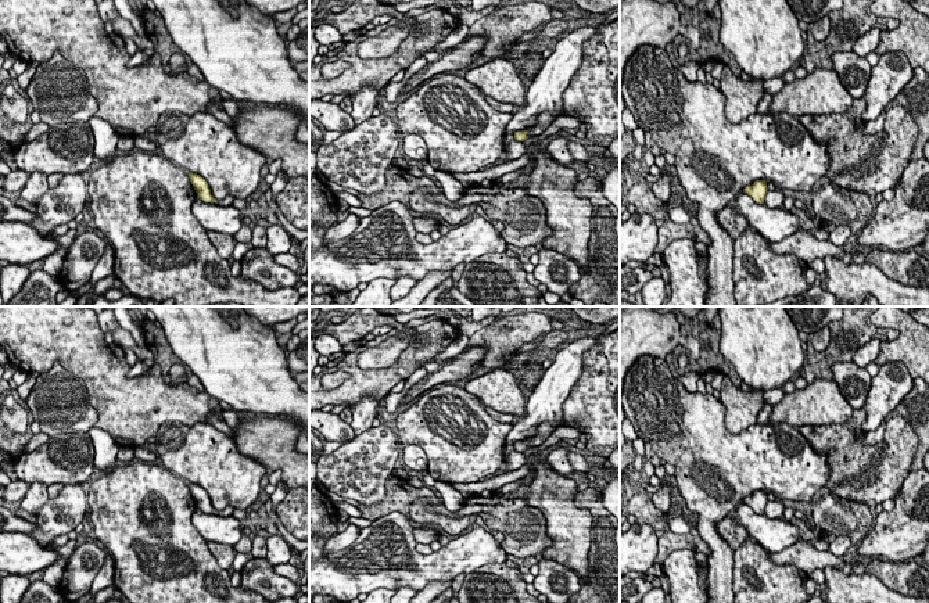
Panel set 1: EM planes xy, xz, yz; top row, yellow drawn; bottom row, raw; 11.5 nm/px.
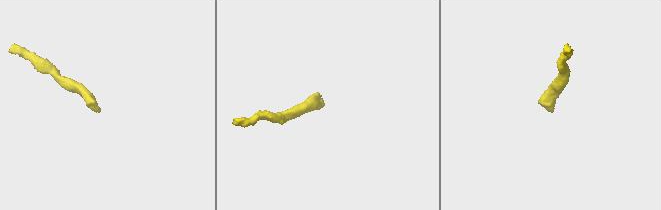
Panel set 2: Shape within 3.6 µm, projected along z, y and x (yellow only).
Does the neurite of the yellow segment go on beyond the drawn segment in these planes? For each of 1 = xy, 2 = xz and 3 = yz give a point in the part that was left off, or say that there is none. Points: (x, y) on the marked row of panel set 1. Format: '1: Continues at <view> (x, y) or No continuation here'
1: No continuation here
2: Continues at xz (592, 96)
3: No continuation here

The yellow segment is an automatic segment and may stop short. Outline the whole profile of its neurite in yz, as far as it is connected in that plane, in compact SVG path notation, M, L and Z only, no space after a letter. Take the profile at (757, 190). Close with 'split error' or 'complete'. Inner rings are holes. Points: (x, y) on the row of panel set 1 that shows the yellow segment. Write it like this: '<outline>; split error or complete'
M757 180L752 186L746 186L743 189L743 193L750 195L757 204L764 204L767 190L768 190L767 182Z; complete

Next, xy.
M190 172L189 179L197 193L197 198L202 200L204 202L211 202L211 204L216 202L204 177L201 177L197 173Z; complete

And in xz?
M620 18L582 44L582 64L563 93L562 112L539 114L535 126L514 132L514 140L542 134L560 115L589 125L587 139L593 144L609 147L620 137Z; split error

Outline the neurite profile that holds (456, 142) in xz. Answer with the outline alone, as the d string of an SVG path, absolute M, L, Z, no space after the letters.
M442 75L413 93L397 108L398 132L417 134L427 144L427 161L435 171L448 173L477 172L503 157L503 136L513 114L494 110L480 89L464 78Z

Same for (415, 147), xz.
M408 134L403 137L402 144L408 158L417 161L427 159L427 144L420 136Z

